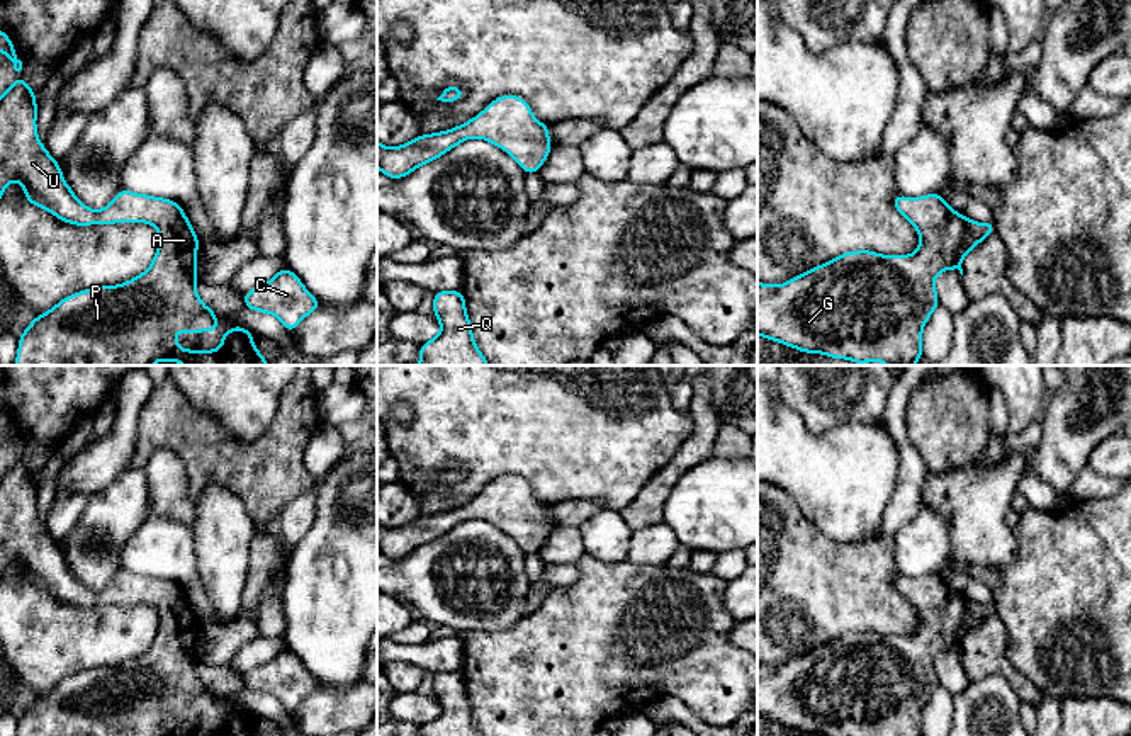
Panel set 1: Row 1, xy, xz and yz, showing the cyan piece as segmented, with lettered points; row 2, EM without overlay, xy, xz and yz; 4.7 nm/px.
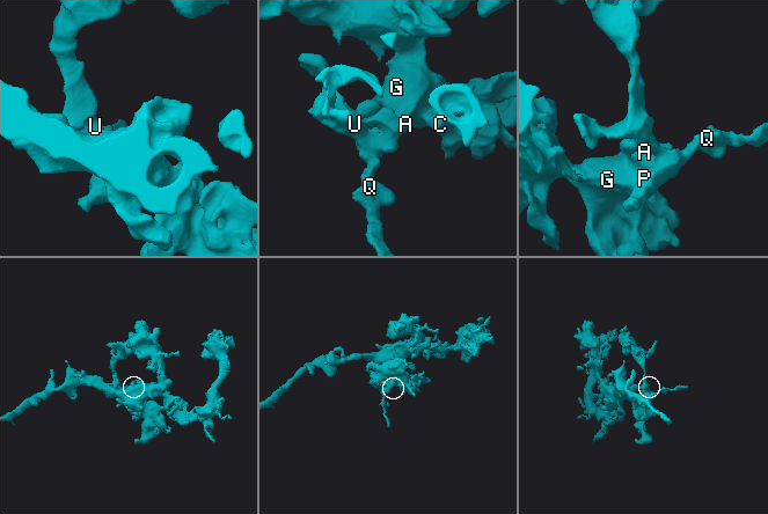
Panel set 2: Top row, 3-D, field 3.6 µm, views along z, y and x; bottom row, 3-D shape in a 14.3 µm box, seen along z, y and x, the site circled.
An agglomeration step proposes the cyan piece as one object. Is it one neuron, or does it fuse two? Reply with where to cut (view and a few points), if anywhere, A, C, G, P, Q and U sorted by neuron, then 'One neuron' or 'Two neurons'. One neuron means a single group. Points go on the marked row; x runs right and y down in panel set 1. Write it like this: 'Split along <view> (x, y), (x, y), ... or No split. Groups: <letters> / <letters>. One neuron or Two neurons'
No split. Groups: A C G P Q U. One neuron

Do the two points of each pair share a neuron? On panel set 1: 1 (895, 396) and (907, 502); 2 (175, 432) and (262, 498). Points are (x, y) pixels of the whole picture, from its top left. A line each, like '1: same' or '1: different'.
1: same
2: same

